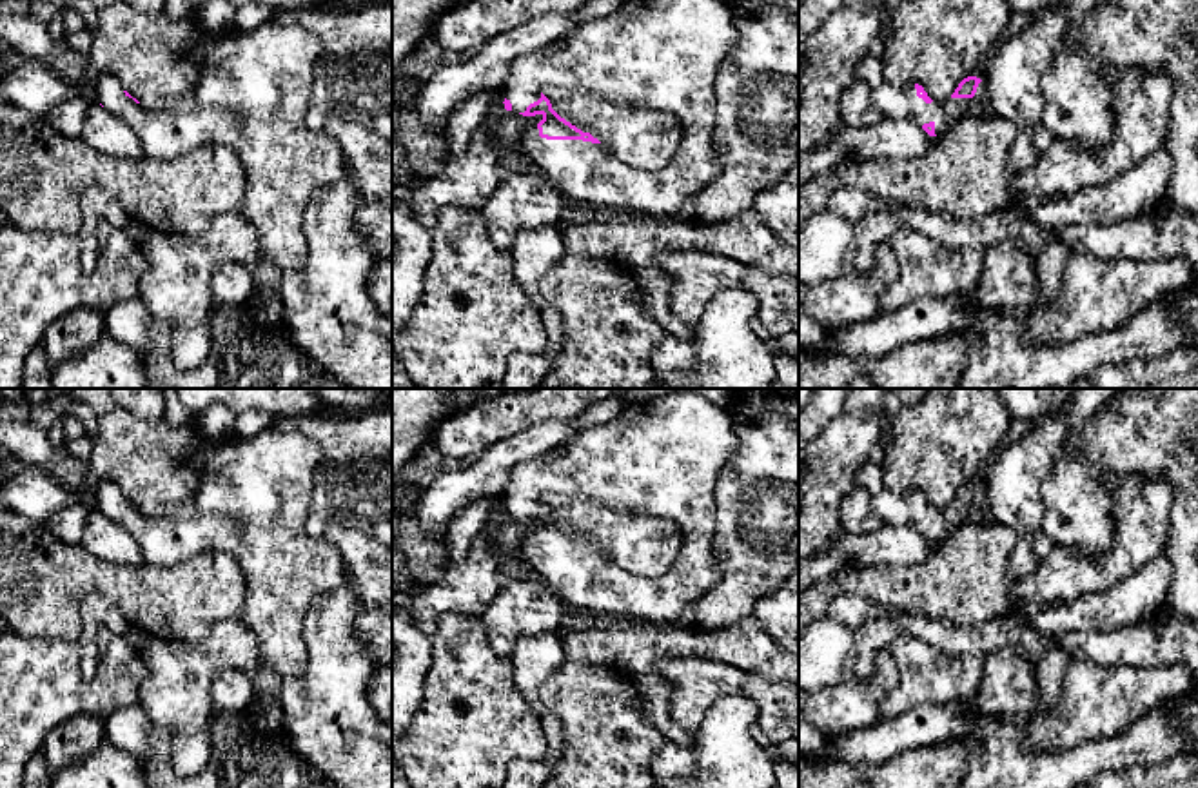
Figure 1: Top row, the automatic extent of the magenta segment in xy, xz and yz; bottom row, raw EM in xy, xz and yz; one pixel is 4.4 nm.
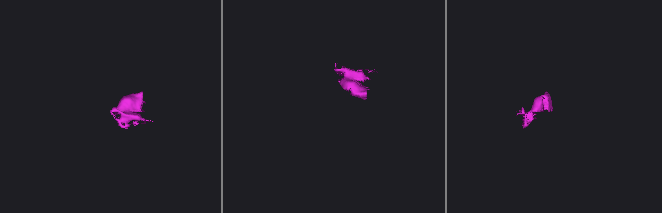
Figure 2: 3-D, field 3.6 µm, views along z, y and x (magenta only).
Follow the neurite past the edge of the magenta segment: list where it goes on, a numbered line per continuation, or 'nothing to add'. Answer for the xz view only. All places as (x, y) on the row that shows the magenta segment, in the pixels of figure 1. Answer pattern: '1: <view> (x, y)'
1: xz (661, 53)

